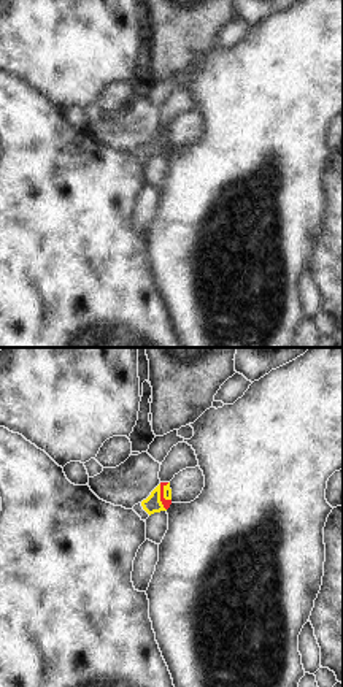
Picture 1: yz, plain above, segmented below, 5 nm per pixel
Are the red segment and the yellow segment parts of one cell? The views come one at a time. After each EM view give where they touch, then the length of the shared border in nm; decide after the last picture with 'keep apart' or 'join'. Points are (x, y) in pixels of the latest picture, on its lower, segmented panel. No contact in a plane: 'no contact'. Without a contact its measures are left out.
(162, 497) | 140 nm

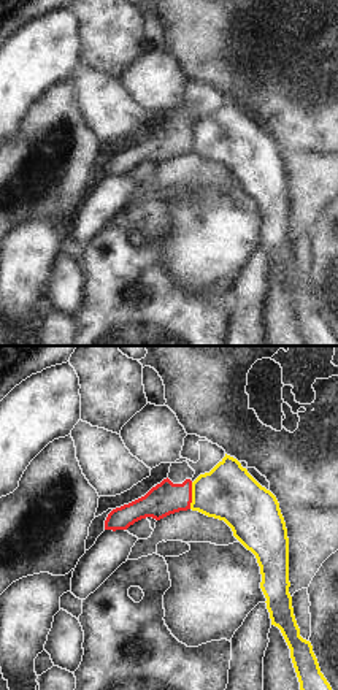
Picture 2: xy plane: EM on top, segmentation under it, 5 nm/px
(191, 495) | 140 nm

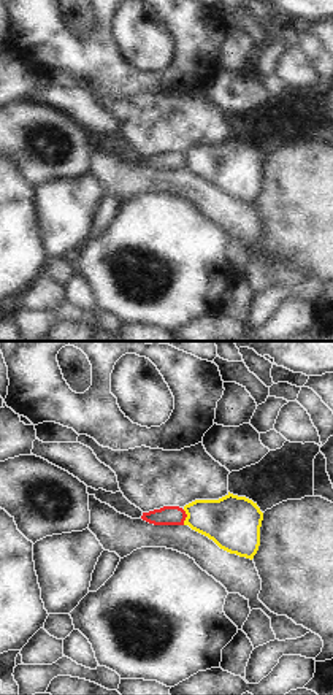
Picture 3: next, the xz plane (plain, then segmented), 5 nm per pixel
(186, 516) | 80 nm

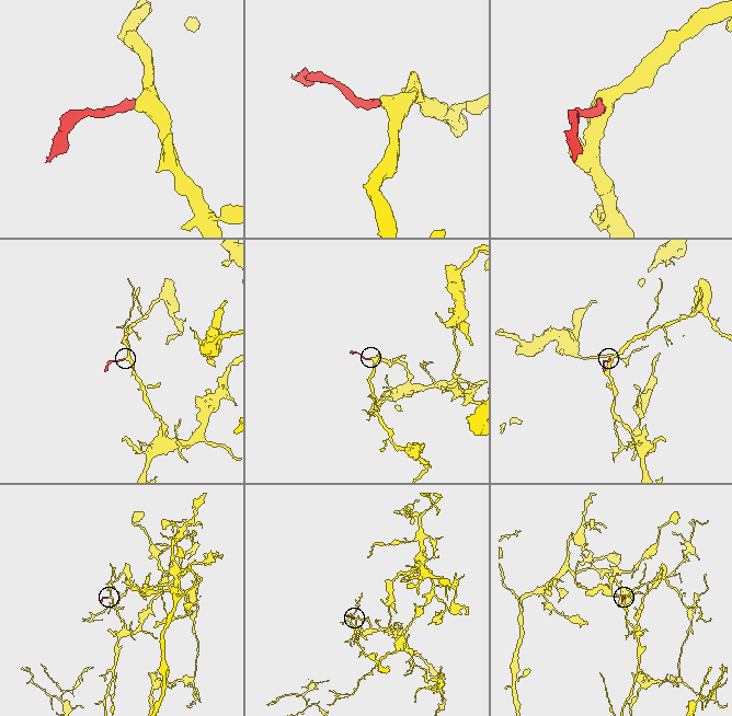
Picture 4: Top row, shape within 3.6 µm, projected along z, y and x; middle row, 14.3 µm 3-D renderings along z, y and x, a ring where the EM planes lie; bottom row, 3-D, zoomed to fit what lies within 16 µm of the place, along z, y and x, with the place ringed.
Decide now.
keep apart

